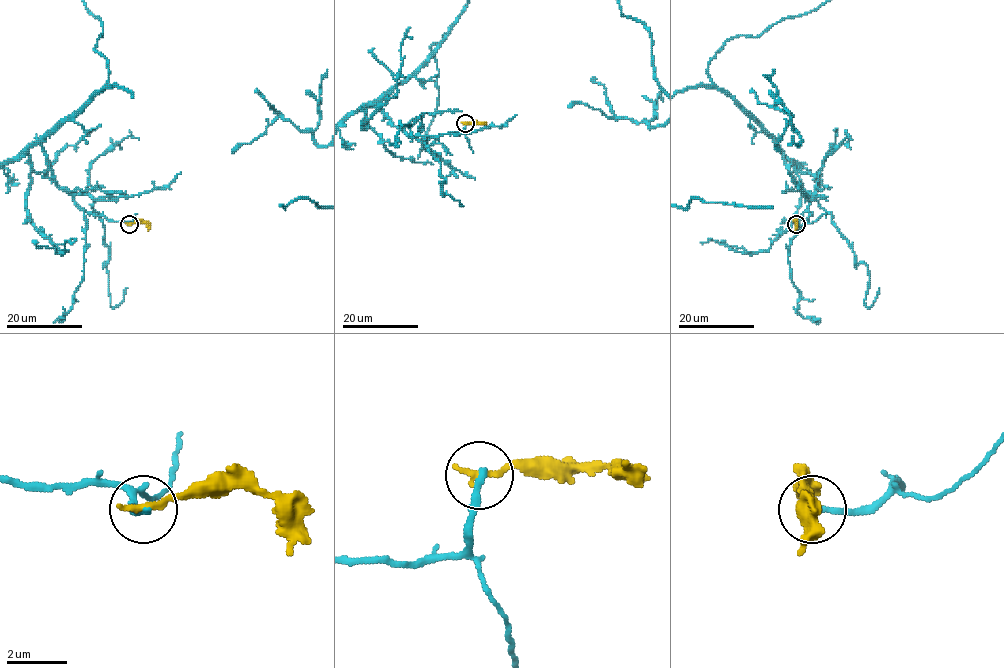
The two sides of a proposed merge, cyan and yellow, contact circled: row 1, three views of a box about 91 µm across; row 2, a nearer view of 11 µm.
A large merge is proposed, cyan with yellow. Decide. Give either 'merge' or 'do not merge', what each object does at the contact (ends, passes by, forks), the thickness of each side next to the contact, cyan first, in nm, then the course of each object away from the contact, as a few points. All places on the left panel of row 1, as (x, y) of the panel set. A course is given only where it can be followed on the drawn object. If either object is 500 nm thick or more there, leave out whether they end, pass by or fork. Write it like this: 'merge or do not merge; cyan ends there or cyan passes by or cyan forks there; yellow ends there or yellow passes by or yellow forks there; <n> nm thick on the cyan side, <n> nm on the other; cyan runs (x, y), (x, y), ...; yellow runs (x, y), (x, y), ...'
do not merge; cyan ends there; yellow ends there; 240 nm thick on the cyan side, 240 nm on the other; cyan runs (129, 224), (85, 212), (42, 146), (109, 77), (93, 48), (102, 22); yellow runs (129, 224), (144, 222), (148, 230)

